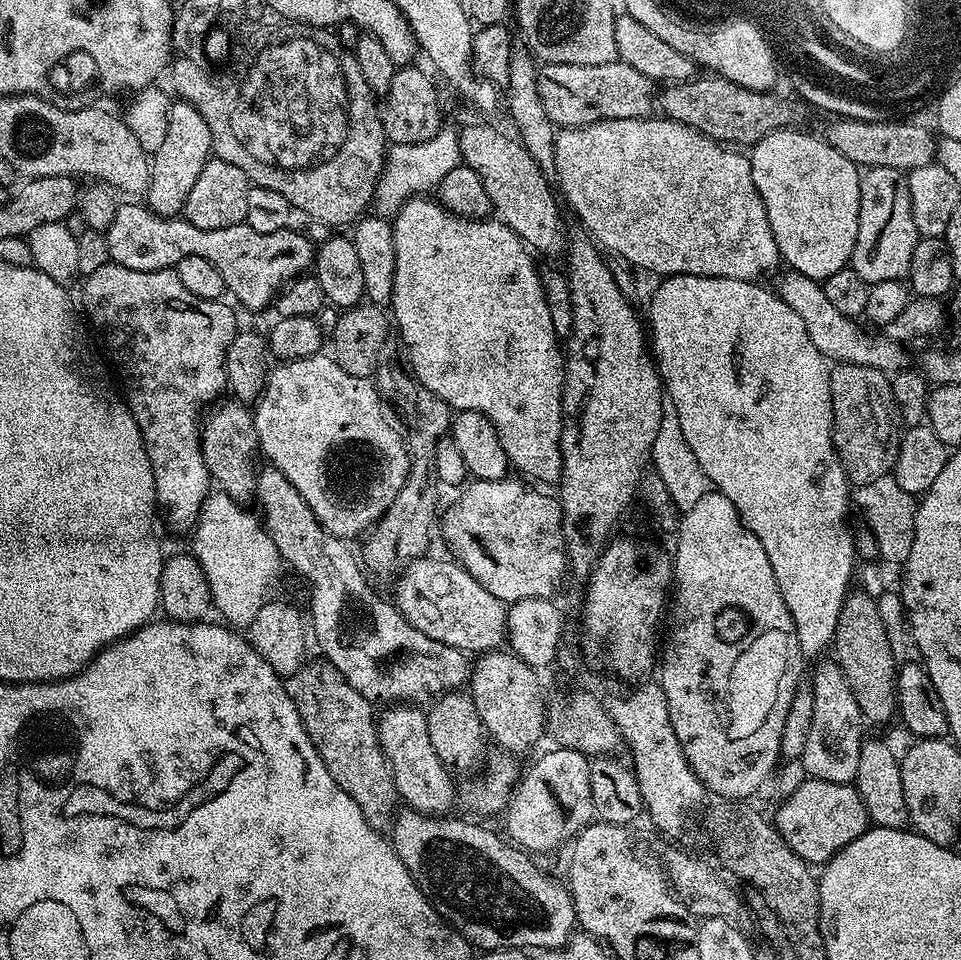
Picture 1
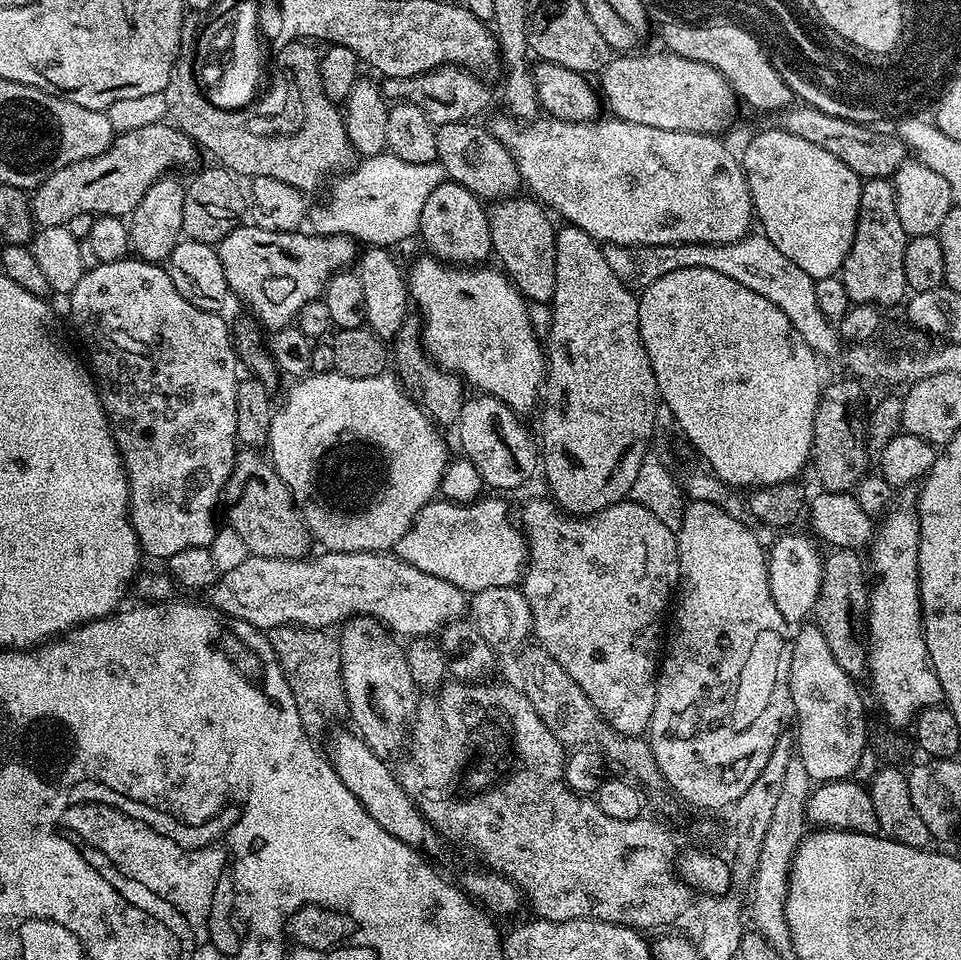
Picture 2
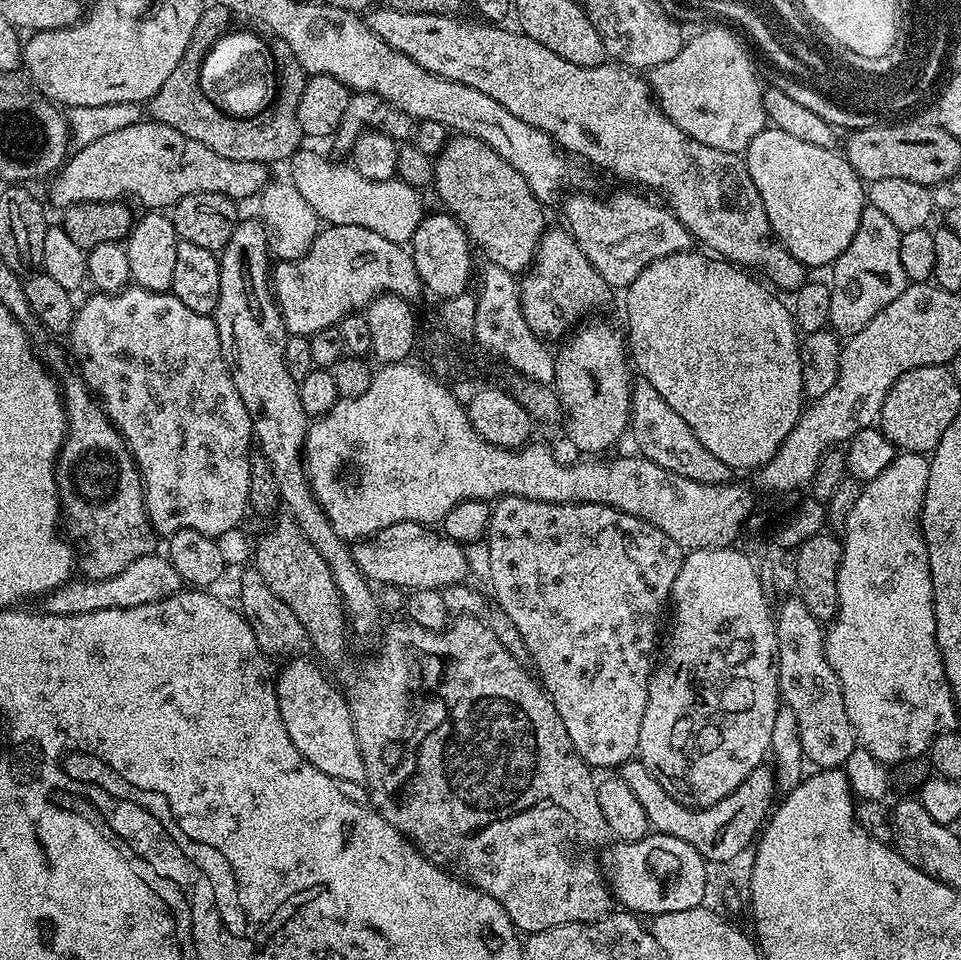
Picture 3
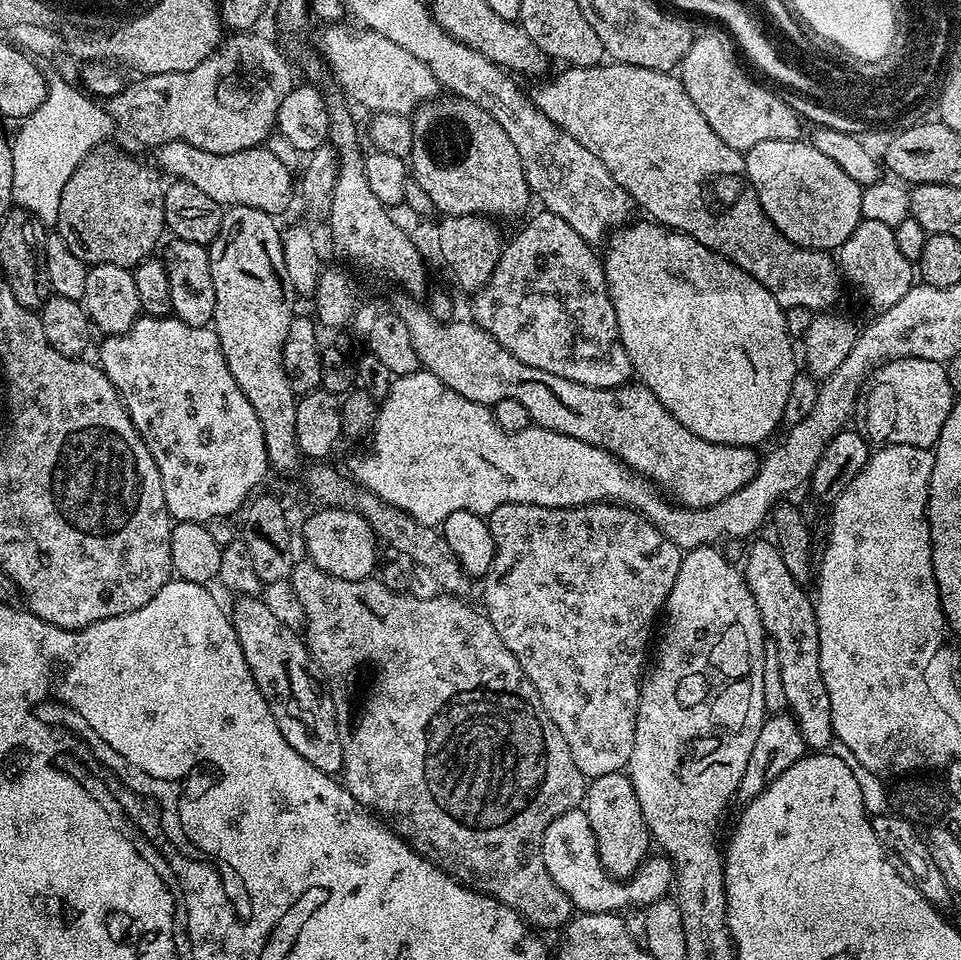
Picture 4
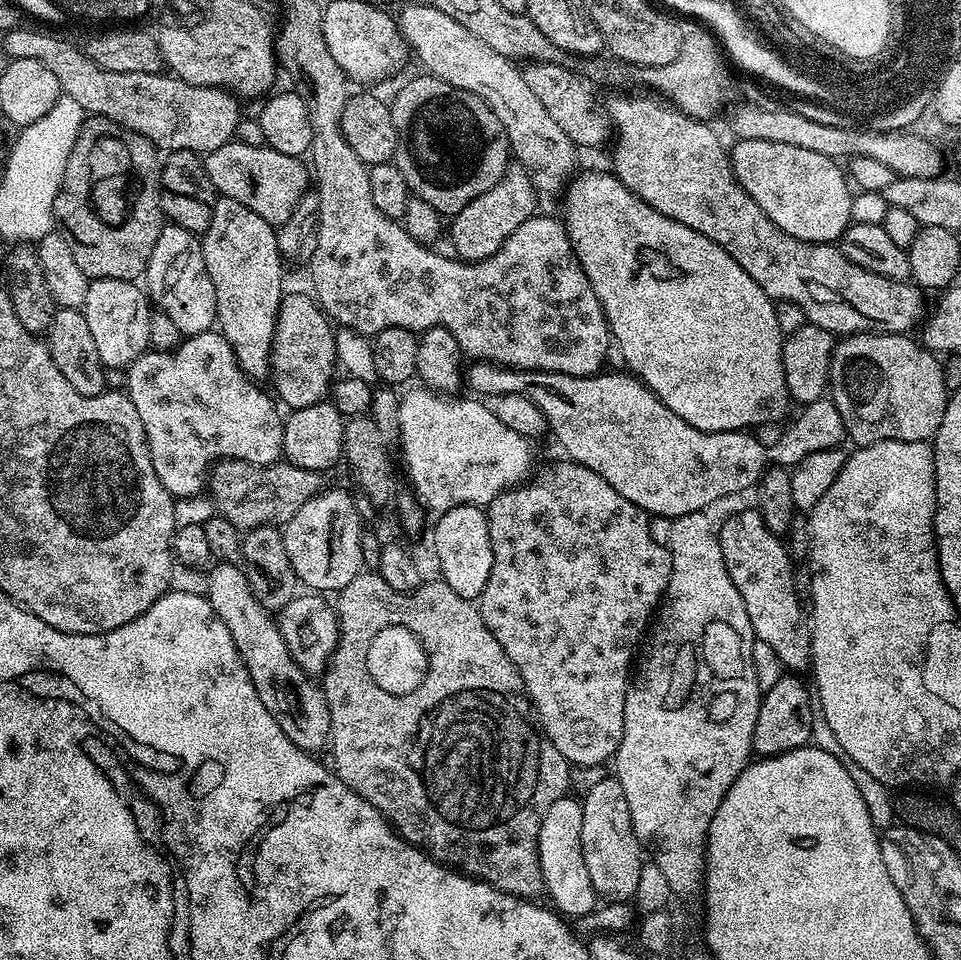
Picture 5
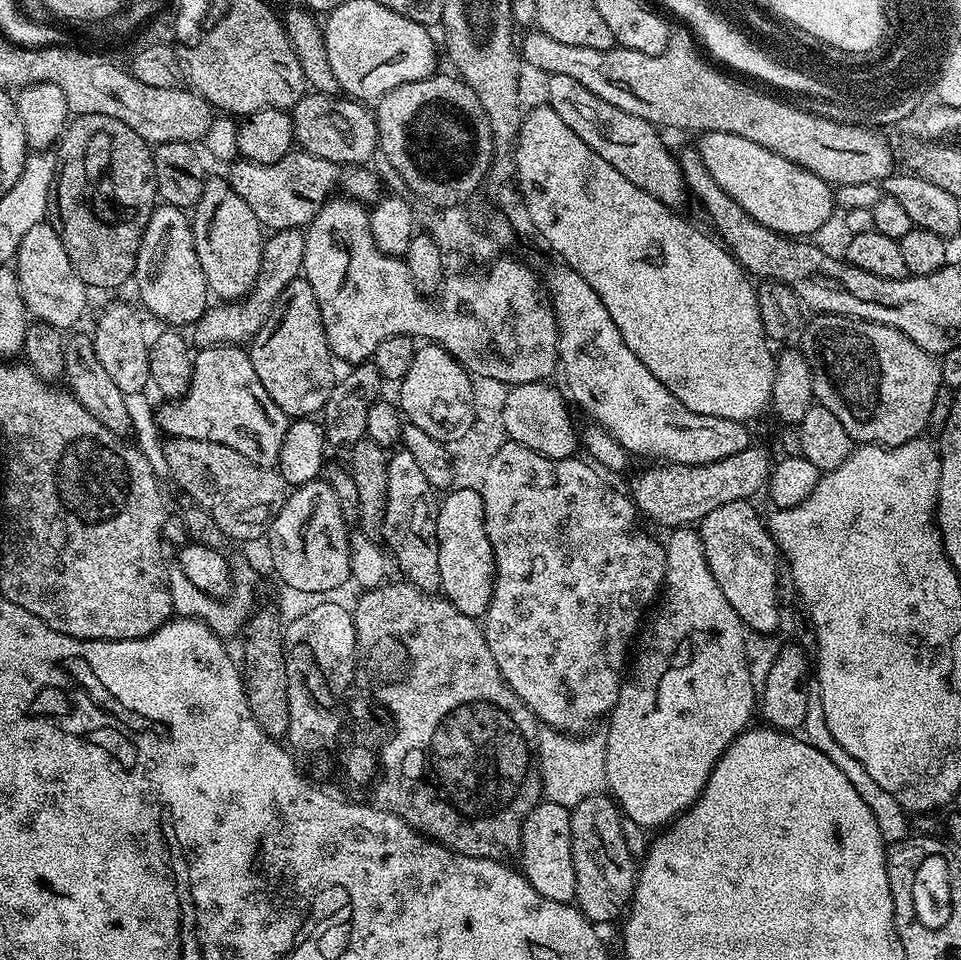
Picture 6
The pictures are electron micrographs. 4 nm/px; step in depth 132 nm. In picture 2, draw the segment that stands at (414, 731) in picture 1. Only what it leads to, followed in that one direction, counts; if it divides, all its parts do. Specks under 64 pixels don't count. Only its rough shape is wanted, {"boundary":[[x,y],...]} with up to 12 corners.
{"boundary":[[382,621],[338,632],[351,727],[385,758],[415,704],[405,645]]}

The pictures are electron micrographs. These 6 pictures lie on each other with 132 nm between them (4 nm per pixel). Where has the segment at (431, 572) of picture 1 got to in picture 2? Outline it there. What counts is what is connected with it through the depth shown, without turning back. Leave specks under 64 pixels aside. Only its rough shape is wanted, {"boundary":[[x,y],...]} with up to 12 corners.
{"boundary":[[395,553],[249,555],[204,590],[266,632],[372,616],[398,636],[467,595]]}

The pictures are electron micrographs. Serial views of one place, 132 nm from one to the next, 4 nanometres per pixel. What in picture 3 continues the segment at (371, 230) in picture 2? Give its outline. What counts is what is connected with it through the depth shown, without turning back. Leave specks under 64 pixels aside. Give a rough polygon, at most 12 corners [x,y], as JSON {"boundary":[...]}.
{"boundary":[[307,146],[290,183],[325,225],[407,245],[426,215],[398,178],[362,178]]}

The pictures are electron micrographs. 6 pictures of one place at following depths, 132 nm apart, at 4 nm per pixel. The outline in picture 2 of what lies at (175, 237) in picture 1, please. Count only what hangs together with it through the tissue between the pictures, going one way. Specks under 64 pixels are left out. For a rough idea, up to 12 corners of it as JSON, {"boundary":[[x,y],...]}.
{"boundary":[[244,222],[216,248],[233,297],[289,327],[357,259],[351,236]]}

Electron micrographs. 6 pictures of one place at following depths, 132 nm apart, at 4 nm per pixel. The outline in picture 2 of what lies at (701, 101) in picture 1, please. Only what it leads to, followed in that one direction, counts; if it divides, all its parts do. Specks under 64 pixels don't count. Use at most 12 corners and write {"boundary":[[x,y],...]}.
{"boundary":[[803,102],[778,127],[834,154],[864,180],[891,177],[906,159],[887,136]]}

